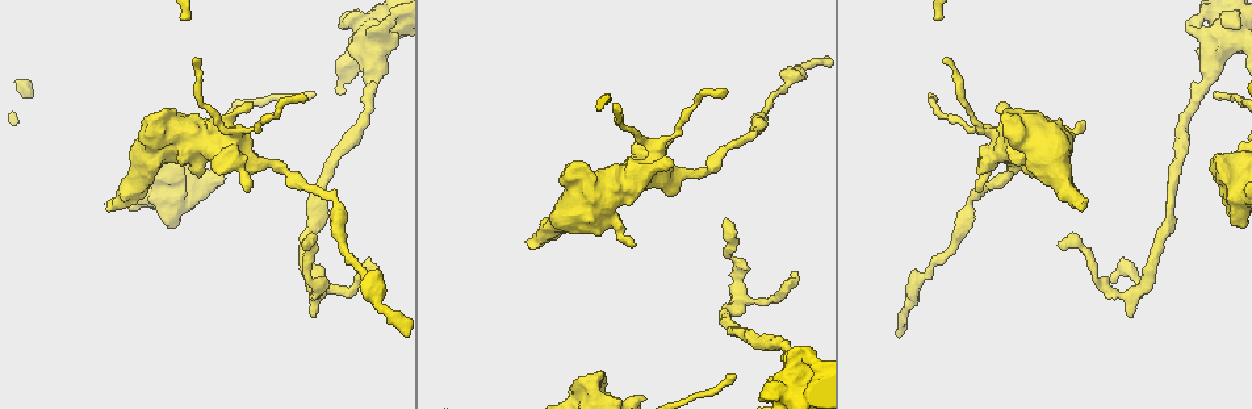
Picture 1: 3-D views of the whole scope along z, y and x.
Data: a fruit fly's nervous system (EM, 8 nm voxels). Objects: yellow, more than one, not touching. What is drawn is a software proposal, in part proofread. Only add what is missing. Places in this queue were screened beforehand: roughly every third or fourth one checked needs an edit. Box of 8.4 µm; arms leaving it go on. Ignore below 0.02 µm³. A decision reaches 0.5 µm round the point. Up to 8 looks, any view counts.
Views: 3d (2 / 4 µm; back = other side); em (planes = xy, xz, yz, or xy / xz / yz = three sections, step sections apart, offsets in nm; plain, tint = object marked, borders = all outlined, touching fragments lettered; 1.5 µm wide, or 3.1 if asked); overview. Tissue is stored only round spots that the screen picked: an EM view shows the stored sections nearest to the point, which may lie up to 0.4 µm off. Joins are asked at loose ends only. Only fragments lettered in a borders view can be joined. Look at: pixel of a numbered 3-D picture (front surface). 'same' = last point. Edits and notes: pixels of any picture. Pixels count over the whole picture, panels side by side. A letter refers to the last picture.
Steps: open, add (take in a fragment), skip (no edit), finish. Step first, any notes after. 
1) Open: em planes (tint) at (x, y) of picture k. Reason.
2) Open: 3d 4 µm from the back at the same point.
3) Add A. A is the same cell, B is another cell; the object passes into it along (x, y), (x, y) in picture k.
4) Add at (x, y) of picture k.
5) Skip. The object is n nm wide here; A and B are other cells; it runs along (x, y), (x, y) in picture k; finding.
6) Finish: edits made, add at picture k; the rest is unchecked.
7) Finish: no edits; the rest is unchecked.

Open: 3d 2 µm at (253, 105) of picture 1. Thick end.

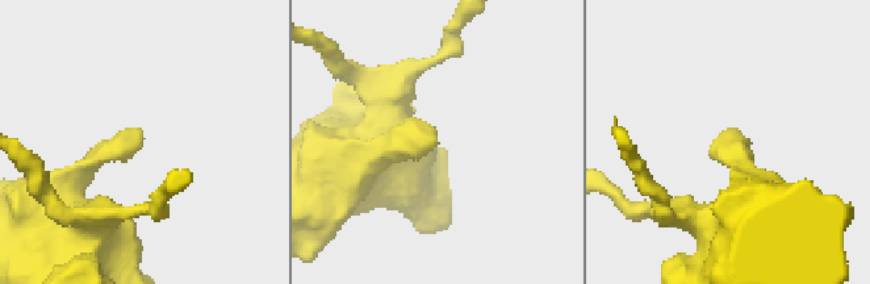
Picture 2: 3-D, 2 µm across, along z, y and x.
Open: em xz step 8 (borders) at (725, 134) of picture 2.

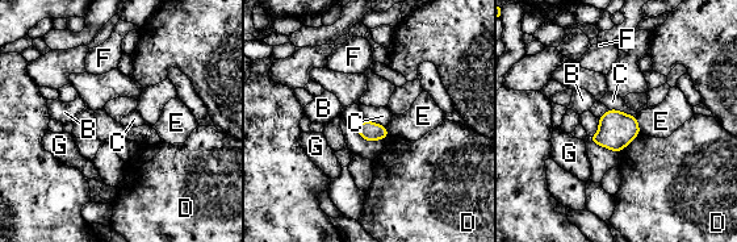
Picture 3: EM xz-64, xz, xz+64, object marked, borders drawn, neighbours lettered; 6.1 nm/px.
Skip. B, C, D, E, F and G are other cells; none of them fits.

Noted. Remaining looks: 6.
Open: 3d 2 µm at (735, 374) of picture 1. Long arm stops here.

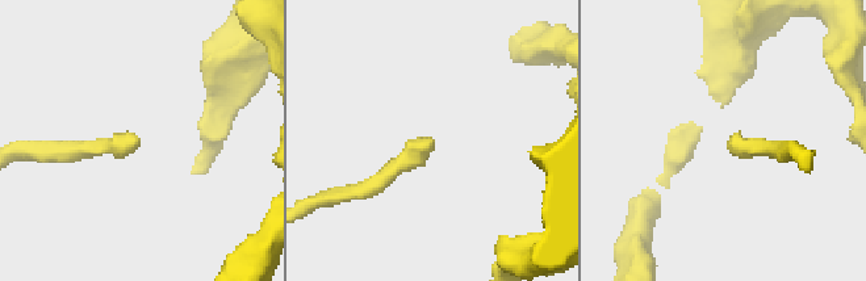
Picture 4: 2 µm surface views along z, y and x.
Open: em planes (borders) at (733, 135) of picture 4.

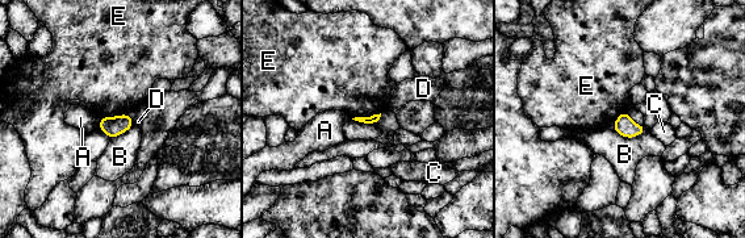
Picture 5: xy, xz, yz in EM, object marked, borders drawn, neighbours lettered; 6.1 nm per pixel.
Skip. A, B, C, D and E are other cells; none of them fits.

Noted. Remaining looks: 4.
Open: 3d 2 µm at (304, 242) of picture 1. An open end.

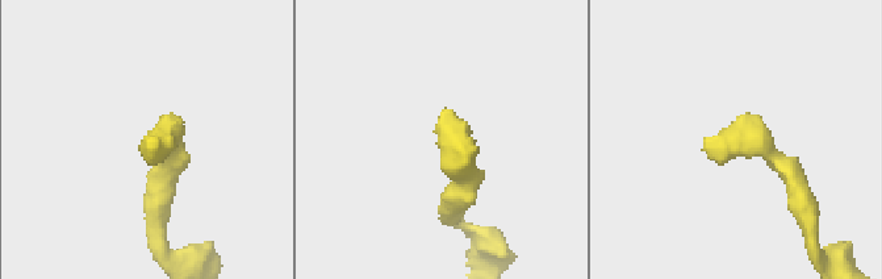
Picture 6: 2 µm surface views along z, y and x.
Open: em planes (borders) at (445, 110) of picture 6.

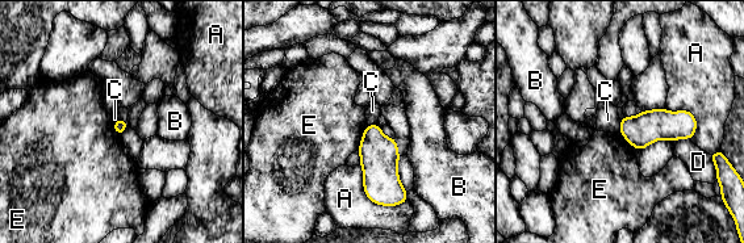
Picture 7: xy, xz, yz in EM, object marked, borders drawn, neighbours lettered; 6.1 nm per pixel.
Skip. A, B, C, D and E are other cells; a border runs along (621, 120), (621, 129), (618, 132) in picture 7; no lettered fragment goes on from it.

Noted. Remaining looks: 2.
Finish: no edits; the rest is unchecked.

